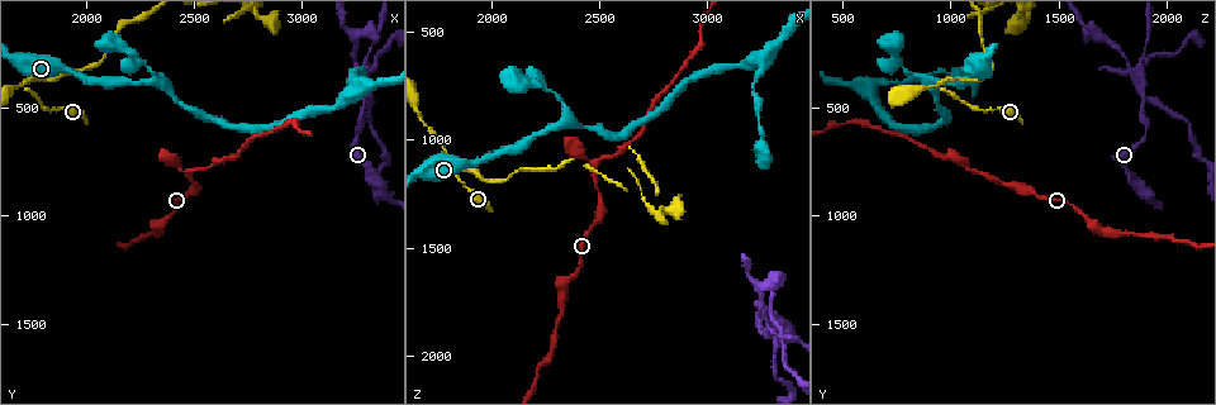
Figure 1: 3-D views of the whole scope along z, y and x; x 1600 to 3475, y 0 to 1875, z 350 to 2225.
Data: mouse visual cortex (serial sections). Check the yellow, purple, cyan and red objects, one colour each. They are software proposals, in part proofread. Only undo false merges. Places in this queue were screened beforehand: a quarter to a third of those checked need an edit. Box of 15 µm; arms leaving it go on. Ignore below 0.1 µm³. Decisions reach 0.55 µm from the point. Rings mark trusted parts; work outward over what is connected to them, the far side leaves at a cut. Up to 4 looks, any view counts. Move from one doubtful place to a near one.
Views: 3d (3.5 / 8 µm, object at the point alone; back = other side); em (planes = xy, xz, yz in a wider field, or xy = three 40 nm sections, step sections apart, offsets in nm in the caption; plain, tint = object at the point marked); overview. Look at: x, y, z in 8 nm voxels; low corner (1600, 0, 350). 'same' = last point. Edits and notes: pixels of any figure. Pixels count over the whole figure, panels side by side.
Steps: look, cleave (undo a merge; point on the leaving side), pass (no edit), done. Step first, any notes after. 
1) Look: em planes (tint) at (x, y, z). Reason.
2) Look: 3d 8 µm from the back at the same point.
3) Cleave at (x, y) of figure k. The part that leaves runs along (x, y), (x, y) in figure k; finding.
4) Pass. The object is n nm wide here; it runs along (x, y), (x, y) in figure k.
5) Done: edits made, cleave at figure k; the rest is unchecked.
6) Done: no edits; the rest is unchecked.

Look: 3d 8 µm at (2260, 300, 760). Branch point.

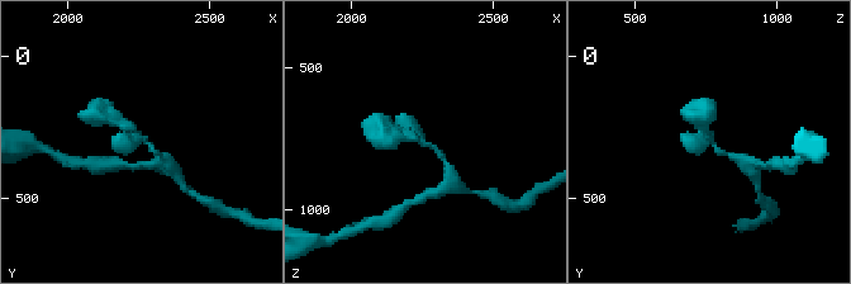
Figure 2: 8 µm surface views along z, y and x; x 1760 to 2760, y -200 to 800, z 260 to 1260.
Look: em planes (tint) at (2250, 290, 770). 3 arms meet here; the arms are 150, 200, 500 nm wide; need the tissue.

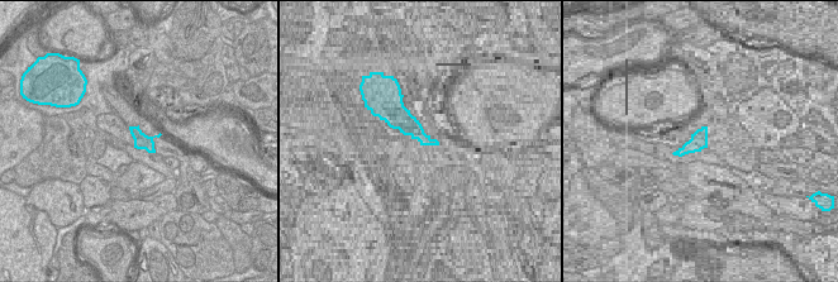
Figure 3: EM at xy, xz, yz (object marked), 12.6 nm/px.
Pass. It runs along (162, 156), (126, 123), (112, 116) in figure 2; continuous, no second cell.

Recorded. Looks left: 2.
Look: 3d 8 µm from the back at (3290, 460, 1890). Four-way junction.

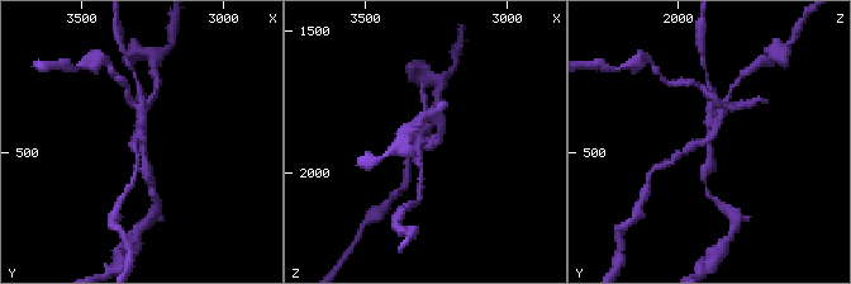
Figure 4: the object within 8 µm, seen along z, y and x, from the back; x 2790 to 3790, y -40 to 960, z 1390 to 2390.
Look: em xy step 3 (tint) at (3290, 450, 1900). 4 arms meet here; the arms are 150, 200, 200, 200 nm wide.

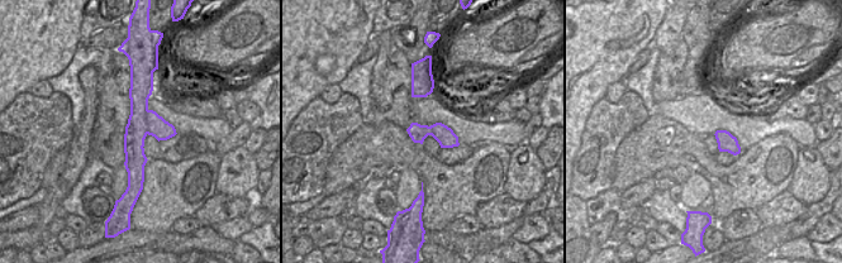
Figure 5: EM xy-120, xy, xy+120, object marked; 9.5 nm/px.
Cleave at (736, 105) of figure 4. The part that leaves runs along (709, 135), (731, 89) in figure 4; two cells meet here.

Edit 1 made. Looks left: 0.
Done: edits made, cleave at figure 4; the rest is unchecked.

